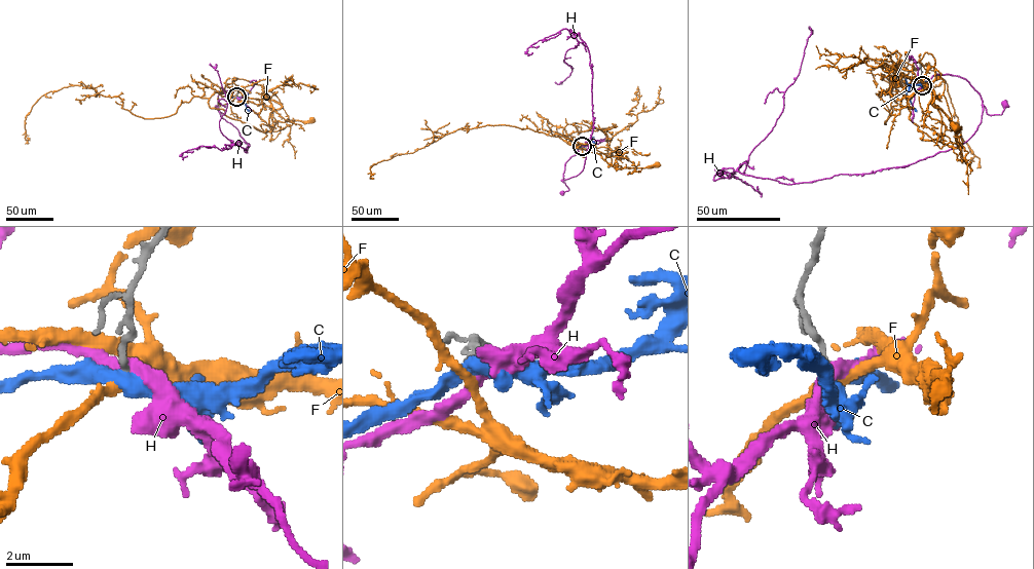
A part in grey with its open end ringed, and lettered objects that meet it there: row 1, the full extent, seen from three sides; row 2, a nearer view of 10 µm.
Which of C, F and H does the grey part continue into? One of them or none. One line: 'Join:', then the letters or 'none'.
Join: F

